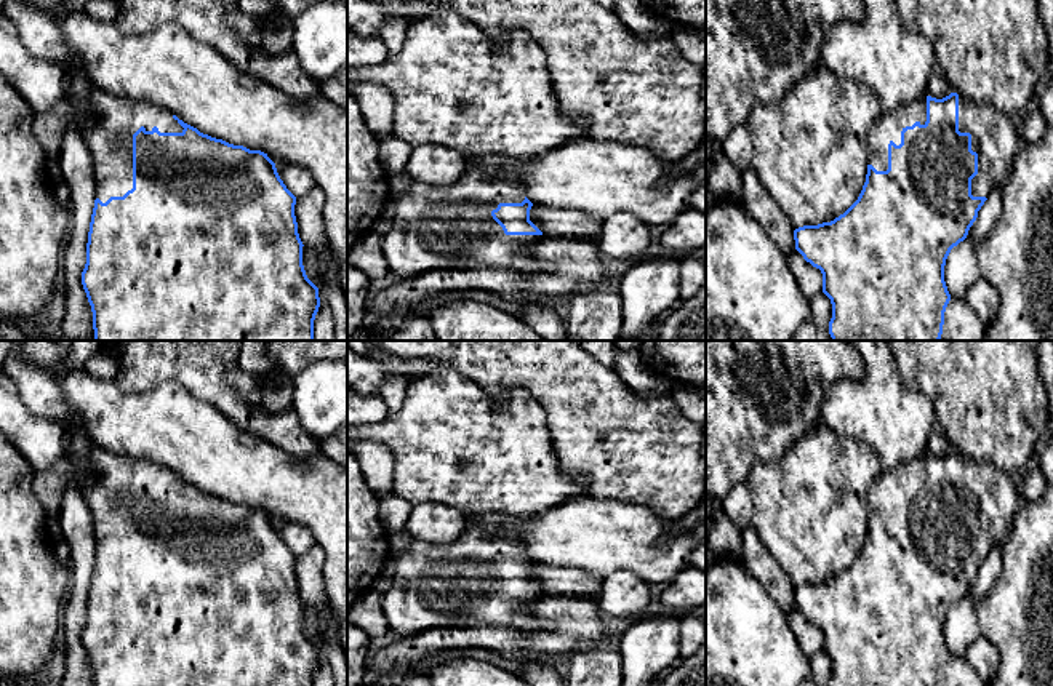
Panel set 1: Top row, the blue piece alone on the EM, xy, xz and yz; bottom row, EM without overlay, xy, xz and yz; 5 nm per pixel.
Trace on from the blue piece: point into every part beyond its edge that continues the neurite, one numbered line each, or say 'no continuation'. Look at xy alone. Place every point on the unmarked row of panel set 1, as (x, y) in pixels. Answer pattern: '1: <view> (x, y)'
1: xy (108, 482)

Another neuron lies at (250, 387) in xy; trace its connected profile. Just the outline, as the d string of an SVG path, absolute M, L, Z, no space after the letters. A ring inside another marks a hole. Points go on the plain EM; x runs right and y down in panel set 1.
M238 363L227 373L229 384L254 409L262 408L264 379L243 371Z

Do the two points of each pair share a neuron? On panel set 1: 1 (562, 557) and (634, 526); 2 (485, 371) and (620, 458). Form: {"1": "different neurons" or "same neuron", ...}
{"1": "same neuron", "2": "same neuron"}

